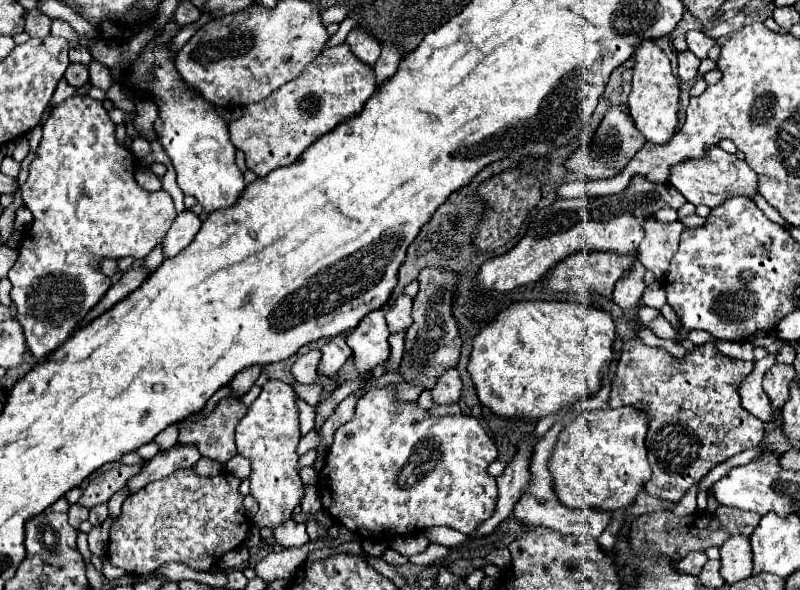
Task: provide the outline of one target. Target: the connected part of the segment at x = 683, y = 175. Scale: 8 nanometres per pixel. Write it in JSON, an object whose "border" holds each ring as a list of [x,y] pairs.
{"border":[[[707,147],[703,157],[687,159],[687,161],[681,161],[679,165],[673,165],[669,183],[675,185],[689,203],[707,205],[711,209],[721,205],[729,197],[735,197],[735,195],[751,197],[757,191],[757,175],[753,173],[753,169],[745,161],[737,159],[737,155],[731,155],[721,147]]]}

